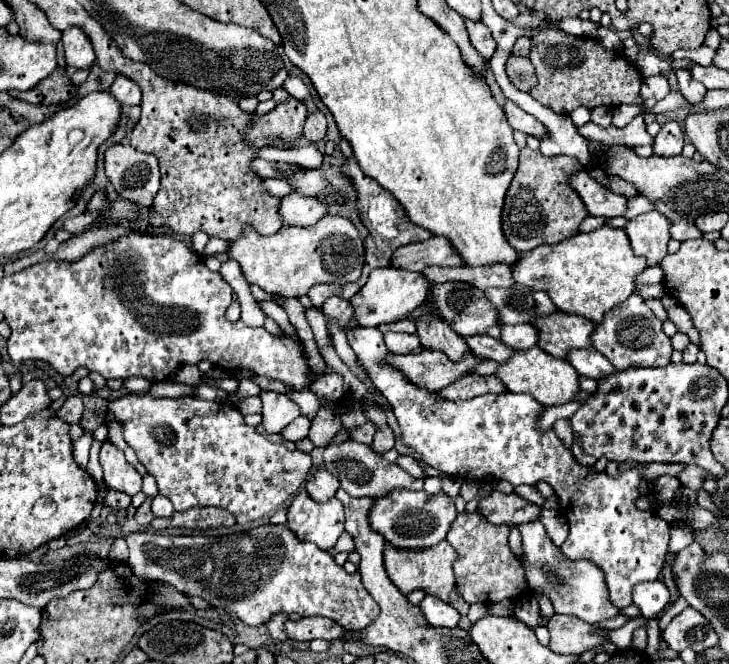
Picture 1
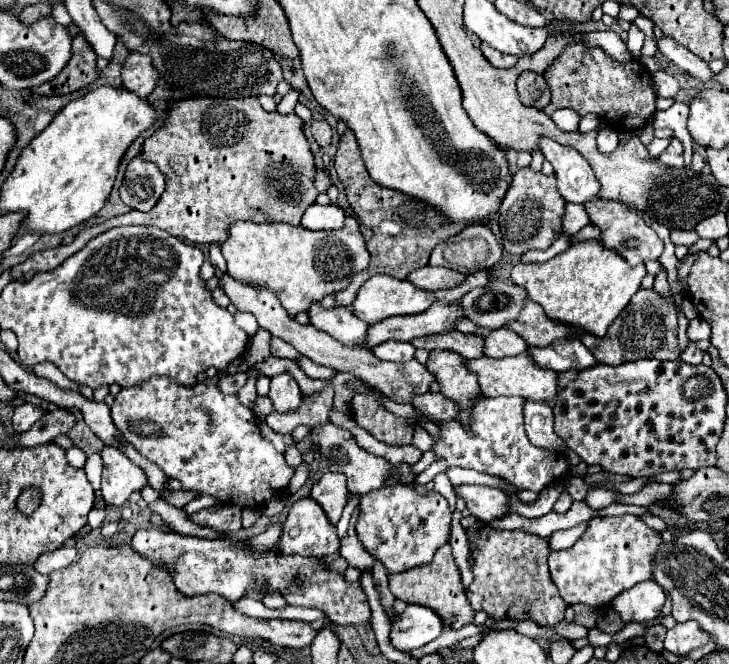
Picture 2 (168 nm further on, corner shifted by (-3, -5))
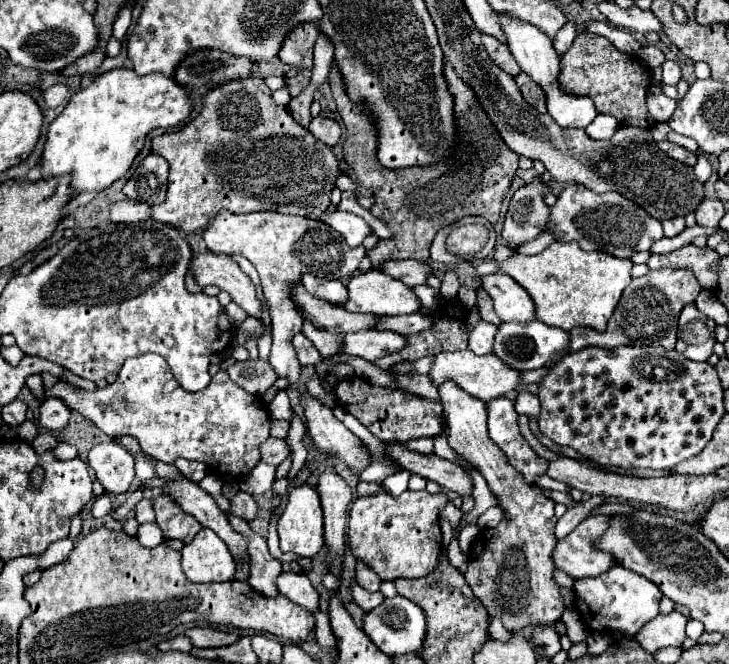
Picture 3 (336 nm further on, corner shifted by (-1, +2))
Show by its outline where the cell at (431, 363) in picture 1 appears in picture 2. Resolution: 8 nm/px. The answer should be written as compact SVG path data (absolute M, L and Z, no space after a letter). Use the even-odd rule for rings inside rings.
M223 274L223 276L219 276L219 288L229 296L231 304L235 304L237 310L253 314L257 318L259 328L271 332L271 336L283 338L285 342L289 342L295 350L299 350L303 356L307 356L315 364L329 366L329 368L333 368L337 372L351 372L351 374L355 374L357 378L369 382L381 394L385 394L387 398L391 398L391 400L395 400L399 404L409 404L413 400L413 396L429 392L429 386L435 380L435 376L421 362L417 362L417 360L403 362L403 364L377 360L371 354L371 350L365 350L365 348L347 348L347 344L339 344L339 340L327 336L327 332L319 332L311 324L301 326L299 322L295 322L295 320L289 318L289 314L285 312L285 308L279 304L279 298L273 292L261 288L259 284L239 282L233 276Z

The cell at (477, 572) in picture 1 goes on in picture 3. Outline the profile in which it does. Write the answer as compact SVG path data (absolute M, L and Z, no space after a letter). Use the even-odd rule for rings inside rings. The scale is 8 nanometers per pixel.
M453 379L443 381L437 389L445 409L445 435L449 447L479 469L493 493L499 495L499 507L505 511L503 521L495 529L483 529L477 535L465 581L487 613L499 617L507 631L515 633L527 625L553 625L565 611L561 589L553 579L555 565L551 559L553 545L557 543L557 517L553 515L555 503L549 499L537 499L541 493L531 489L515 469L509 469L505 453L501 453L487 435L485 403L481 399L463 391Z

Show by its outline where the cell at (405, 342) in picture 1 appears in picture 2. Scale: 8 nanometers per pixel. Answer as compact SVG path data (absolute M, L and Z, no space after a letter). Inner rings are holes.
M389 340L371 350L379 360L389 360L389 362L409 362L413 360L415 346L411 342L397 342Z

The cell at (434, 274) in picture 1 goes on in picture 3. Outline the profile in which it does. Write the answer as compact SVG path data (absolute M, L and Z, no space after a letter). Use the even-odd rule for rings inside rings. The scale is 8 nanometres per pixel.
M405 259L405 261L389 261L383 265L383 271L399 281L403 281L409 287L425 285L427 279L433 275L433 269L427 263L415 261L415 259Z

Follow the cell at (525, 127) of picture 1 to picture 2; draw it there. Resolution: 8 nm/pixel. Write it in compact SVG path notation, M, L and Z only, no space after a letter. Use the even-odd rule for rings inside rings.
M541 140L545 160L555 168L557 188L567 202L585 204L589 198L597 198L599 182L593 176L587 160L569 146L561 146L555 140Z

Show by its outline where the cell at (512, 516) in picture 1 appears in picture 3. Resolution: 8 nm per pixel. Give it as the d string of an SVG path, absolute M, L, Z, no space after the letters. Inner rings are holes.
M387 445L387 453L403 469L409 469L411 473L421 475L425 479L431 479L431 481L439 483L441 487L445 487L453 493L459 493L461 497L469 497L473 493L471 475L463 467L459 467L457 463L451 463L435 453L419 455L419 453L413 453L413 451L397 447L397 445L395 447Z

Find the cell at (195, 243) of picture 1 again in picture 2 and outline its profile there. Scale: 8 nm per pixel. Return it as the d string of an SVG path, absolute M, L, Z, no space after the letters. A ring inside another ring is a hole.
M211 244L211 250L209 250L209 258L211 258L211 262L225 274L227 272L227 266L225 266L225 258L223 258L223 254L221 254L221 250L219 250L219 246L217 244Z

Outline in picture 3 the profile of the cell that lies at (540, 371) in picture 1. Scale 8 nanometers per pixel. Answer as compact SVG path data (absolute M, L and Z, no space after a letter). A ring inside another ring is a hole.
M465 349L465 351L451 351L451 353L445 351L445 353L439 353L435 363L433 363L433 367L431 367L431 379L435 381L435 385L439 385L445 379L453 379L467 393L479 397L481 401L489 401L493 397L517 391L519 385L521 385L521 371L509 367L507 363L503 363L493 353L481 357L481 355L475 355L473 351Z

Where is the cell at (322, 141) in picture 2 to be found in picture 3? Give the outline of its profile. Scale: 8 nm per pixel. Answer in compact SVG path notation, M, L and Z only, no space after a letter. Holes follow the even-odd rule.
M315 117L309 125L309 131L319 139L323 141L325 145L333 147L337 145L339 137L341 137L341 129L339 129L339 123L333 121L333 119L327 119L327 117Z

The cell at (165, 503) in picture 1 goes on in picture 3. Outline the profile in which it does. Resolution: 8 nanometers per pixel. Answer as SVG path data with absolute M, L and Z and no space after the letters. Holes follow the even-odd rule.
M143 455L141 457L135 457L135 471L137 471L137 477L141 479L141 481L145 481L145 479L153 479L153 463L149 461L151 457L149 455L145 455L145 459L143 459Z

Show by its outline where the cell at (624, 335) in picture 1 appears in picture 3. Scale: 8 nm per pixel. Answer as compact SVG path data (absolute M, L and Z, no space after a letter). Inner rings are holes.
M657 269L649 271L647 275L633 279L623 295L619 305L615 307L607 329L603 333L589 329L589 327L577 327L571 329L571 345L569 351L579 351L585 347L603 347L603 349L615 349L625 345L661 345L665 349L675 349L677 343L677 317L689 301L695 301L697 293L701 291L701 285L693 277L693 273L685 269Z

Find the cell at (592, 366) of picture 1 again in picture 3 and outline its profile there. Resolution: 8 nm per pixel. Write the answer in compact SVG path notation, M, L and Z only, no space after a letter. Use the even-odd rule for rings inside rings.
M531 321L525 325L501 323L499 333L497 333L497 345L495 345L493 353L497 357L501 357L507 365L513 365L519 371L529 371L529 369L545 367L557 353L567 353L567 349L569 349L569 333L567 331L545 325L541 321Z

